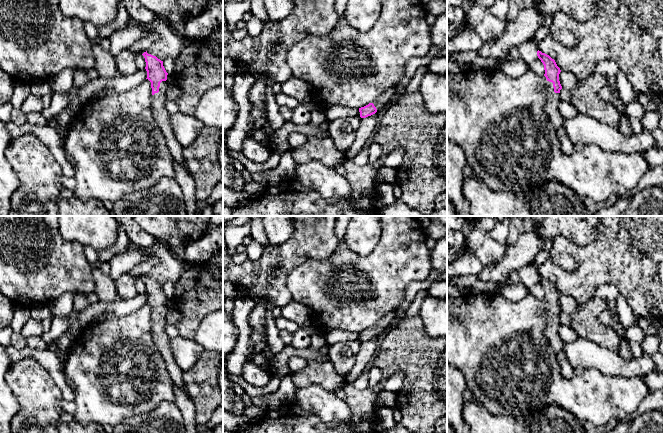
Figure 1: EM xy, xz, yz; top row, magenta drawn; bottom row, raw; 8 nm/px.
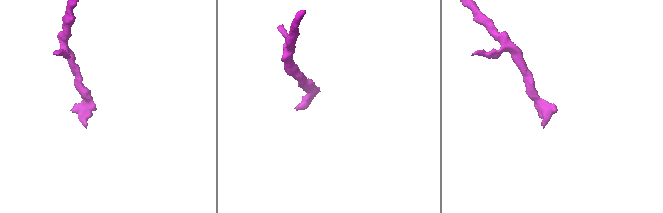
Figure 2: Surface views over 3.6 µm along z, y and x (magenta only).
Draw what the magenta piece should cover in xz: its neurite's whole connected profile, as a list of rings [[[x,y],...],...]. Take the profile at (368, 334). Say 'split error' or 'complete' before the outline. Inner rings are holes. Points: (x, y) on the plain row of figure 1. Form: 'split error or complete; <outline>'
split error; [[[391,311],[386,313],[383,317],[381,317],[375,325],[372,327],[369,327],[368,329],[359,332],[360,341],[366,342],[368,340],[371,340],[375,338],[377,335],[379,335],[384,329],[389,327],[391,323],[394,321],[396,316],[395,311]]]

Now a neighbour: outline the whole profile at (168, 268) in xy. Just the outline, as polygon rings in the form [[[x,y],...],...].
[[[155,238],[155,243],[151,248],[141,248],[132,242],[129,242],[128,249],[139,250],[142,253],[143,261],[147,261],[152,256],[156,256],[159,262],[154,265],[149,273],[148,278],[156,280],[161,285],[168,281],[177,282],[184,271],[184,260],[176,259],[170,252],[170,245],[164,240]]]

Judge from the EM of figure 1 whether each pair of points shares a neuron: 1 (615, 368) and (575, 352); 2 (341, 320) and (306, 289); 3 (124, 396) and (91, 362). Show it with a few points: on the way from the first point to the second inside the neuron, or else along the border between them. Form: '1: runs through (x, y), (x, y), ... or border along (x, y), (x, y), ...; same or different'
1: runs through (605, 361), (585, 353); same
2: runs through (332, 311), (315, 294); same
3: runs through (117, 388), (99, 370); same

